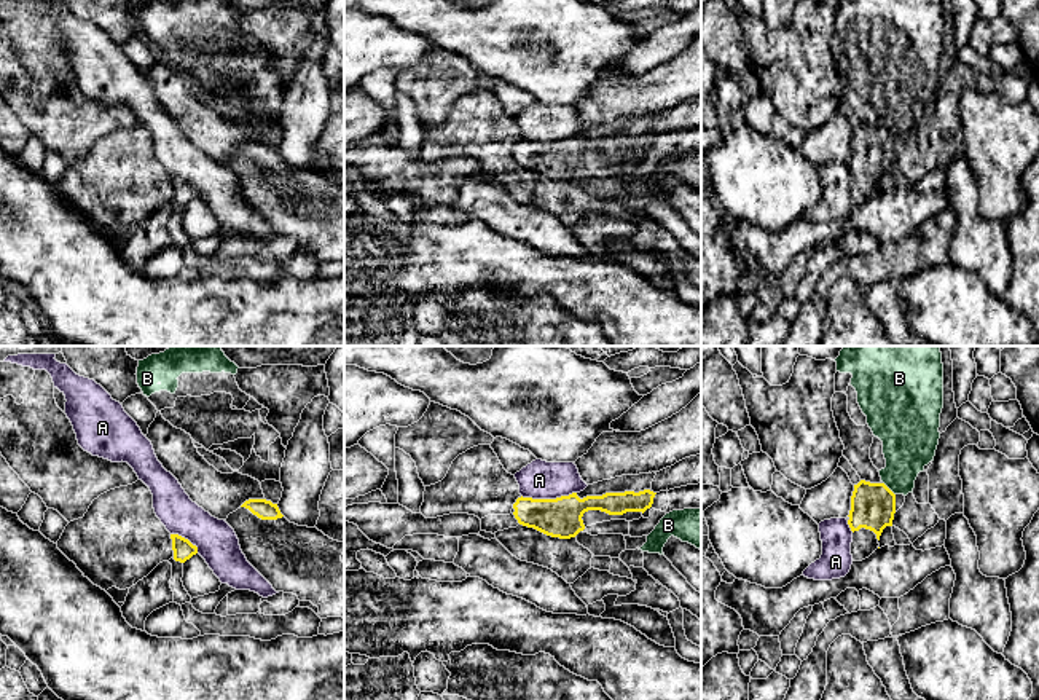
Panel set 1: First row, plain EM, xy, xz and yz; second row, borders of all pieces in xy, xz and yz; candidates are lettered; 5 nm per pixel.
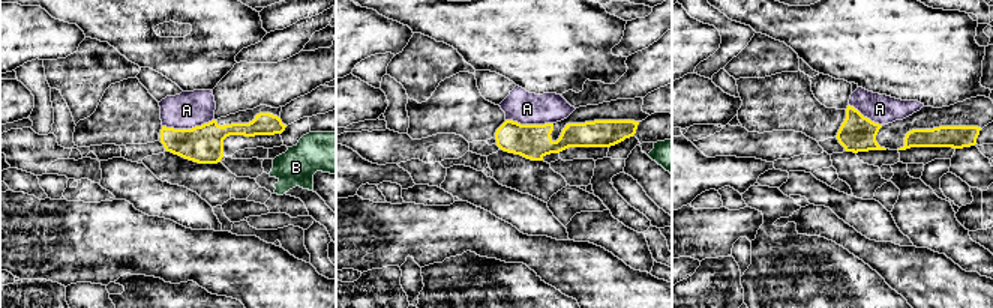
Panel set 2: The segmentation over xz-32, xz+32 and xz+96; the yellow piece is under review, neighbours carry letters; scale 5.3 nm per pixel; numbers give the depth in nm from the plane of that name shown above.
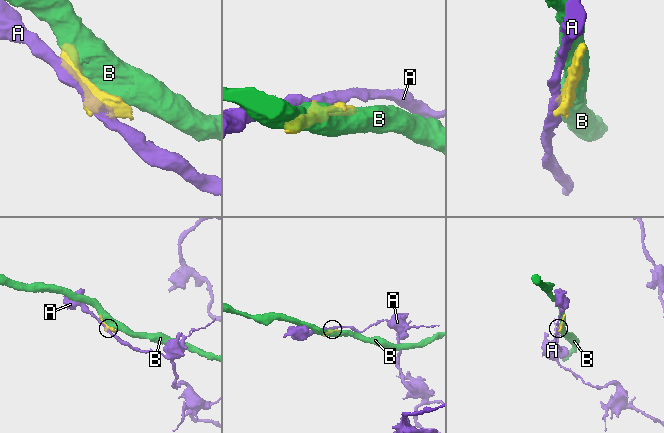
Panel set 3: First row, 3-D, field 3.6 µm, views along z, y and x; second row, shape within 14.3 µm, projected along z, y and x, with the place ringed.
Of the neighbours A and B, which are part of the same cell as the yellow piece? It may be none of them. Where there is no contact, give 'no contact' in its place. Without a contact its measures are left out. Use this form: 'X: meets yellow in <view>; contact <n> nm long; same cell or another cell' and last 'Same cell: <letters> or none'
A: meets yellow in xz; contact 280 nm long; another cell
B: meets yellow in yz; contact 90 nm long; another cell
Same cell: none

